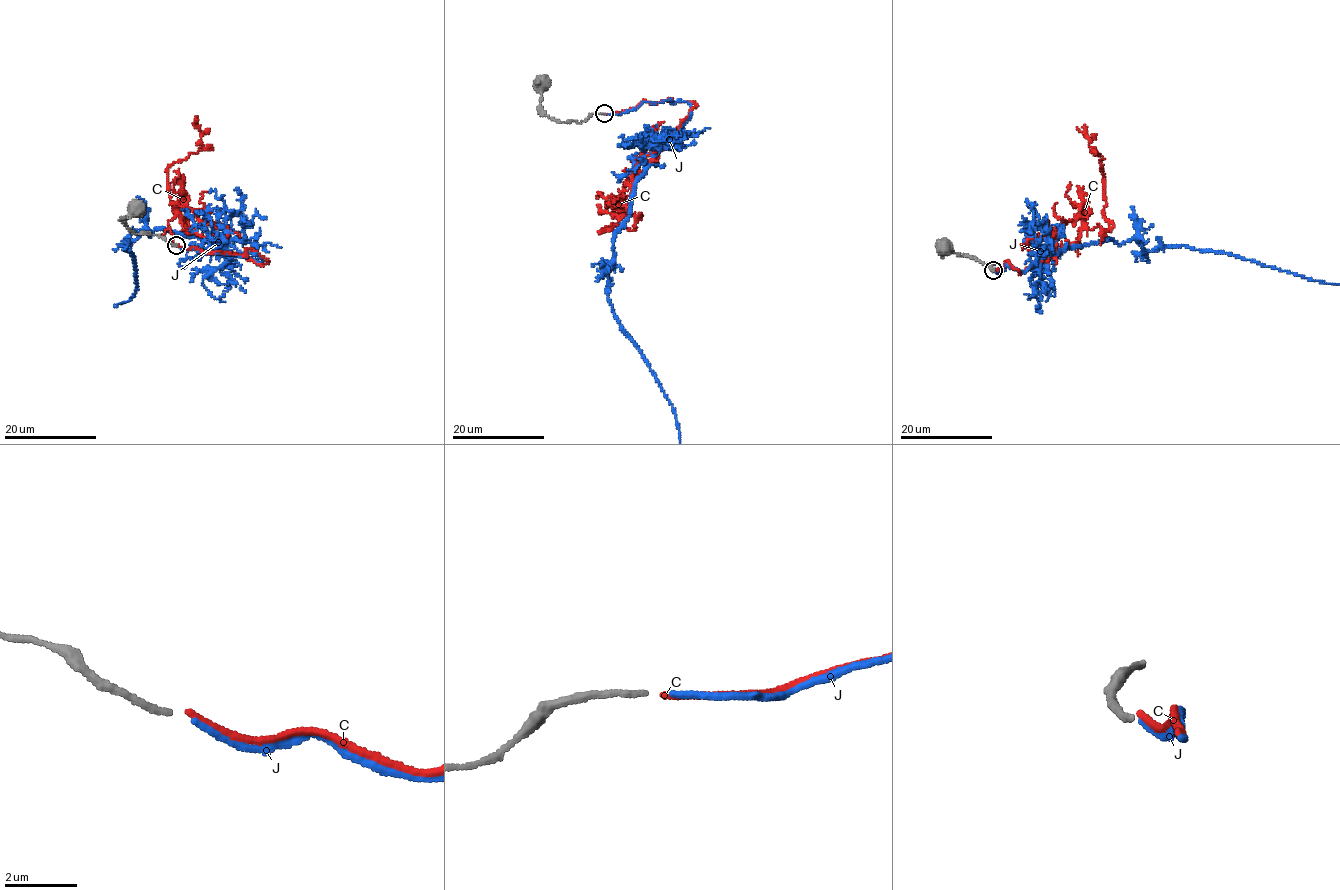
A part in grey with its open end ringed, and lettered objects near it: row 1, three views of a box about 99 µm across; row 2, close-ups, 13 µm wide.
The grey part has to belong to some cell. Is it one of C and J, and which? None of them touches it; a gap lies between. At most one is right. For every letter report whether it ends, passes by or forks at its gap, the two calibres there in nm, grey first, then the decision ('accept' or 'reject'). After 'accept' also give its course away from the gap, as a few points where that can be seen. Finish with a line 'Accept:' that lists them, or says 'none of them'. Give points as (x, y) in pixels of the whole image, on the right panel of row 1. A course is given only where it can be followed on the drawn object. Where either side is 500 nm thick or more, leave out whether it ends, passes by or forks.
C: it ends | 160/160 nm | reject
J: it ends | 160/160 nm | accept
Accept: J

